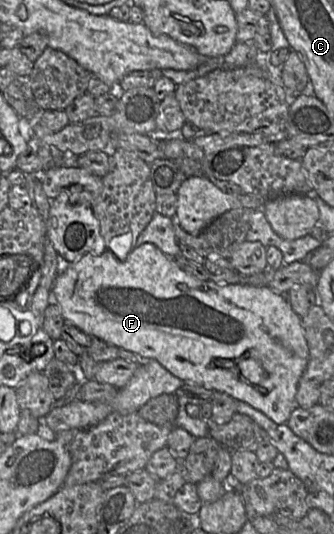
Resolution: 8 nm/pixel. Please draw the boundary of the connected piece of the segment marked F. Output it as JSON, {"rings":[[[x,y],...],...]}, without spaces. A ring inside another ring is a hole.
{"rings":[[[151,243],[135,246],[124,261],[120,261],[109,249],[100,255],[85,254],[80,260],[70,263],[64,272],[57,275],[53,286],[53,301],[60,307],[66,322],[77,326],[91,337],[97,337],[119,349],[134,352],[141,359],[155,359],[184,383],[193,383],[214,392],[225,393],[233,399],[243,401],[261,411],[277,424],[287,423],[292,410],[297,407],[298,383],[309,359],[309,349],[304,330],[301,327],[301,317],[294,312],[280,293],[273,291],[269,286],[215,283],[212,280],[202,281],[187,274],[178,267],[173,259],[174,256],[166,256]],[[218,358],[224,359],[218,360],[218,364],[215,365],[213,361]]]}

